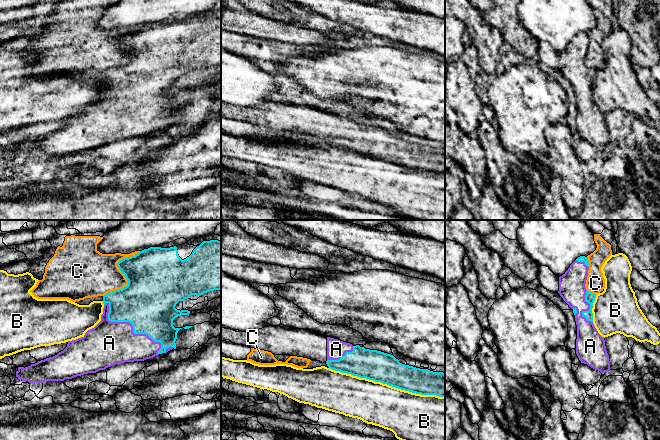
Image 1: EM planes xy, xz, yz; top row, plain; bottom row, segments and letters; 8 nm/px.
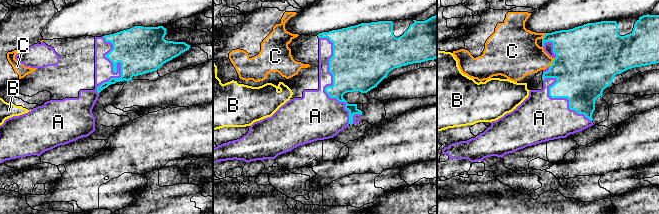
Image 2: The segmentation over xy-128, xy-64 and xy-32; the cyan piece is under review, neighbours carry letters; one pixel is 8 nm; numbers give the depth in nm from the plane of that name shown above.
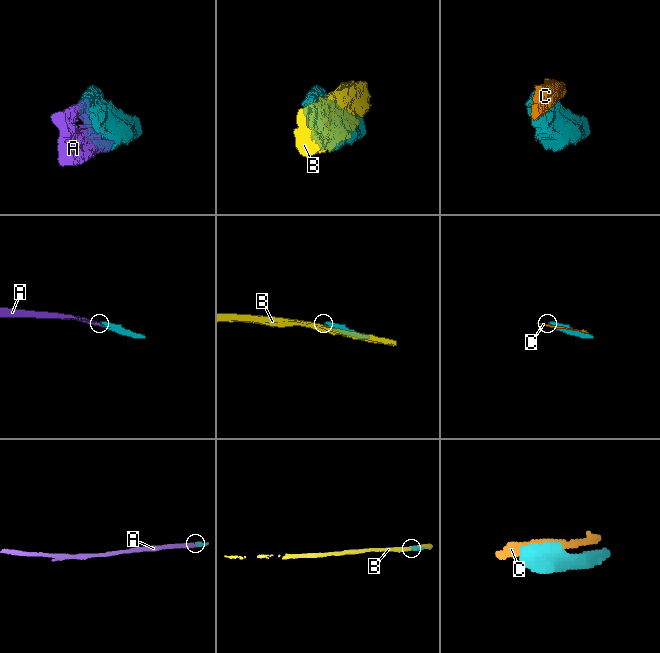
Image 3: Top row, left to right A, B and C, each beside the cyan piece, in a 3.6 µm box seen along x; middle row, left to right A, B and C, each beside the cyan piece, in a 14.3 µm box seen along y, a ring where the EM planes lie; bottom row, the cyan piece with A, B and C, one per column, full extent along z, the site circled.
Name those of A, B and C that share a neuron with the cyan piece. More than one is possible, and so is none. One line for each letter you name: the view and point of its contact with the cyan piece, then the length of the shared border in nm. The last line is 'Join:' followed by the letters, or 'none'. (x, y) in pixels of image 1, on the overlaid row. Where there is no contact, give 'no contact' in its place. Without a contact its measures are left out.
A: contact xy (132, 325); length 600 nm
Join: A

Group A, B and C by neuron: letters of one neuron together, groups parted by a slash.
A / B / C

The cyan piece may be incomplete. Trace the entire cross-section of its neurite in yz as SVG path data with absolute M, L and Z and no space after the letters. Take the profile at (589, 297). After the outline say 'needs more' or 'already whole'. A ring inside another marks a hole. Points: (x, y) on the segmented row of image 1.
M578 257L559 277L558 293L573 310L577 325L576 354L581 363L600 371L610 371L609 355L605 340L593 324L593 303L596 295L586 290L589 261Z; needs more

